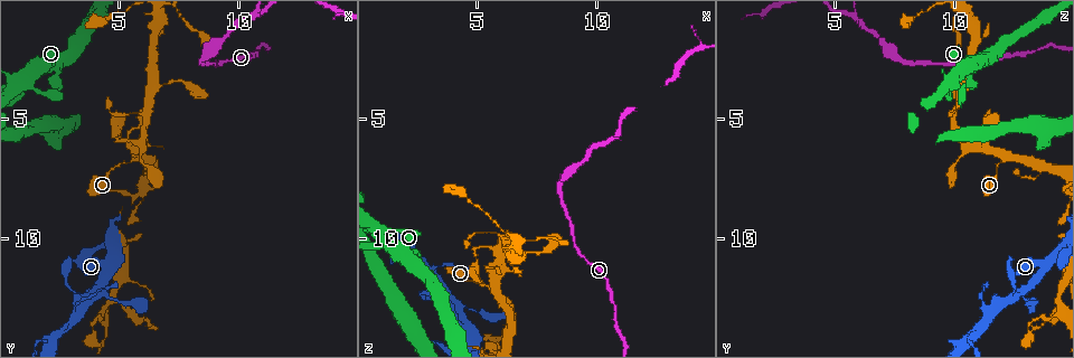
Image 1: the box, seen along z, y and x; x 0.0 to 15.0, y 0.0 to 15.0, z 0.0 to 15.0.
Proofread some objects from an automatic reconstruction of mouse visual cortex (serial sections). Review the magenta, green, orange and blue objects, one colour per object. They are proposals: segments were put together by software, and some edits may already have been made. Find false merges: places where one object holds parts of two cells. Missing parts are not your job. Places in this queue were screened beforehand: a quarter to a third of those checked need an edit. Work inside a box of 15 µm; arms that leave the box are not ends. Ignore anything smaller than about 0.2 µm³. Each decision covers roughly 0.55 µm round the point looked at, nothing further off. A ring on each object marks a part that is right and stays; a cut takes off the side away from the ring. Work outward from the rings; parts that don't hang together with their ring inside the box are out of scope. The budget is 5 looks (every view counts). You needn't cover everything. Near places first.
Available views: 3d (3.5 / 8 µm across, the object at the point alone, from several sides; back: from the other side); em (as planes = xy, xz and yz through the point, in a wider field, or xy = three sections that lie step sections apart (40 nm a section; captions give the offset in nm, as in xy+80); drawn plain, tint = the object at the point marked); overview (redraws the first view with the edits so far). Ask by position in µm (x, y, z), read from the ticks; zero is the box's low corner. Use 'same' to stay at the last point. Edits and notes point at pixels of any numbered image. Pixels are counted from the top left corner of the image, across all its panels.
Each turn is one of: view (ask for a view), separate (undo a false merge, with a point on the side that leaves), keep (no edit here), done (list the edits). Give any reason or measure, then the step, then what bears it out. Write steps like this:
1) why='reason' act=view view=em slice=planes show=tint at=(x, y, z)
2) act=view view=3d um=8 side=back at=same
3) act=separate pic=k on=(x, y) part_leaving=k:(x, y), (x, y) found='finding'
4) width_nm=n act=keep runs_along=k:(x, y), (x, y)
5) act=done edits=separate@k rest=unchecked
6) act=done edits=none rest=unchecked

why='sharp bend' act=view view=3d um=3.5 at=(5.9, 6.0, 10.5)

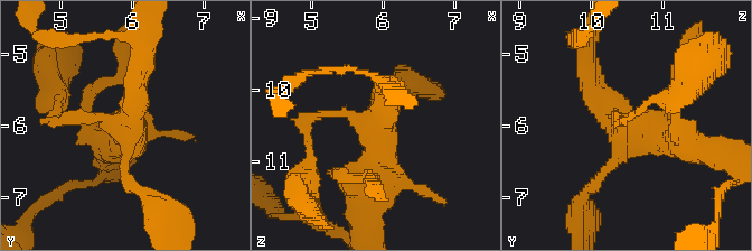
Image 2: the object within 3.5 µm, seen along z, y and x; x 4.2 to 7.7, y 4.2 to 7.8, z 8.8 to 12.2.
why='need the tissue' act=view view=em slice=xy step=1 show=tint at=(5.90, 5.95, 10.45)

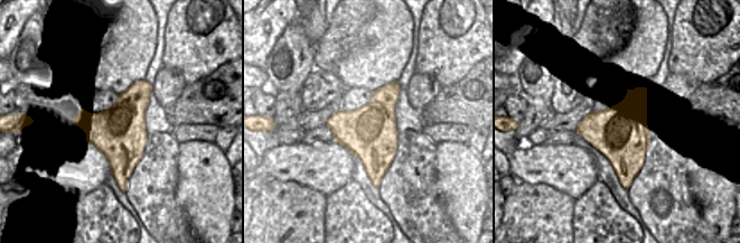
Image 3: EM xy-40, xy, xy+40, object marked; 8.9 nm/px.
act=keep runs_along=2:(689, 143), (614, 117), (586, 62) found='all the same cell'

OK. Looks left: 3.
why='branch point' act=view view=3d um=8 at=(2.1, 14.3, 10.6)

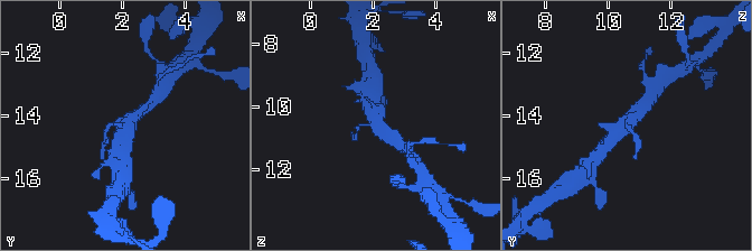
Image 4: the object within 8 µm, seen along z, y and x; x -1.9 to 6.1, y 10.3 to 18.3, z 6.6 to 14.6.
act=view view=3d um=3.5 at=(2.2, 14.3, 10.7)

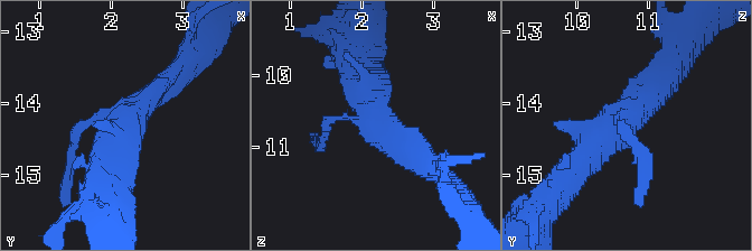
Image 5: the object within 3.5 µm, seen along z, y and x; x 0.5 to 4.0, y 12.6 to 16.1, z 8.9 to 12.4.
why='need the tissue' act=view view=em slice=xy step=1 show=tint at=(2.20, 14.25, 10.60)

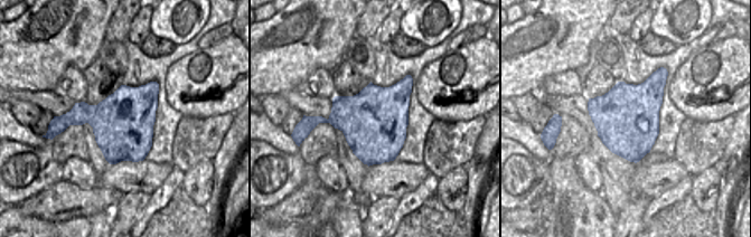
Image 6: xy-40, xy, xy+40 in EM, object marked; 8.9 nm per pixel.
act=keep runs_along=5:(664, 75), (572, 168) found='all the same cell'

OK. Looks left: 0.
act=done edits=none rest=unchecked

